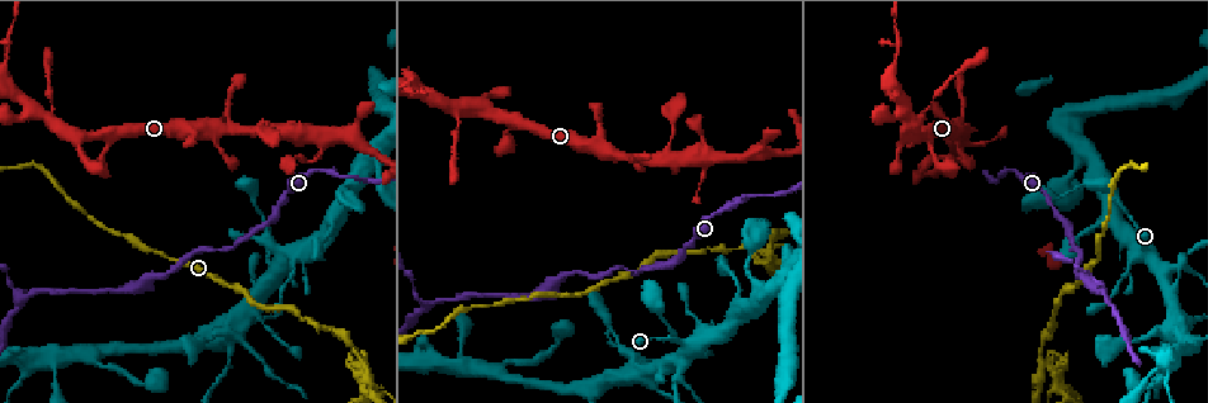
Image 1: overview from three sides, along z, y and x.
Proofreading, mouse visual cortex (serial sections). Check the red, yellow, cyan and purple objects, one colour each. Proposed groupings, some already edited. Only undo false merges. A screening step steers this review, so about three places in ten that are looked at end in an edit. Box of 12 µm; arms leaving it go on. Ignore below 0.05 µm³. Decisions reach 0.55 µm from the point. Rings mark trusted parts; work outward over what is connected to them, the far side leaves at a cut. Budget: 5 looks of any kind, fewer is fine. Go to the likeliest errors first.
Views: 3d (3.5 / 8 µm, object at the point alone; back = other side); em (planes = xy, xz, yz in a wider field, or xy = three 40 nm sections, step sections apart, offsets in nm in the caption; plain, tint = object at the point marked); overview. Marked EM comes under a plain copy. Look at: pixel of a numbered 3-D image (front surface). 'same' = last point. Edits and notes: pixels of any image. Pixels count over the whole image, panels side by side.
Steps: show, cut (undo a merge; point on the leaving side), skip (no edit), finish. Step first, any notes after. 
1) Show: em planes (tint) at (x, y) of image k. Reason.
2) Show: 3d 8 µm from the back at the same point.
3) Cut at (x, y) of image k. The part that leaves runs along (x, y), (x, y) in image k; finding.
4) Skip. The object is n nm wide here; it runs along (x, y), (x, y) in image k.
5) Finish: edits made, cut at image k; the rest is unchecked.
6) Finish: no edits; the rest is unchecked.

Show: 3d 3.5 µm from the back at (675, 384) of image 1. Three-way junction.

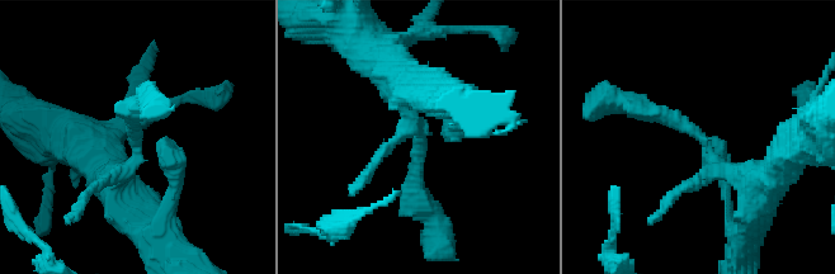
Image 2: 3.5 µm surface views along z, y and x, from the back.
Show: em xy step 3 (tint) at (422, 139) of image 2. 3 arms meet here; the arms are 150, 200, 350 nm wide; shape alone is not enough.

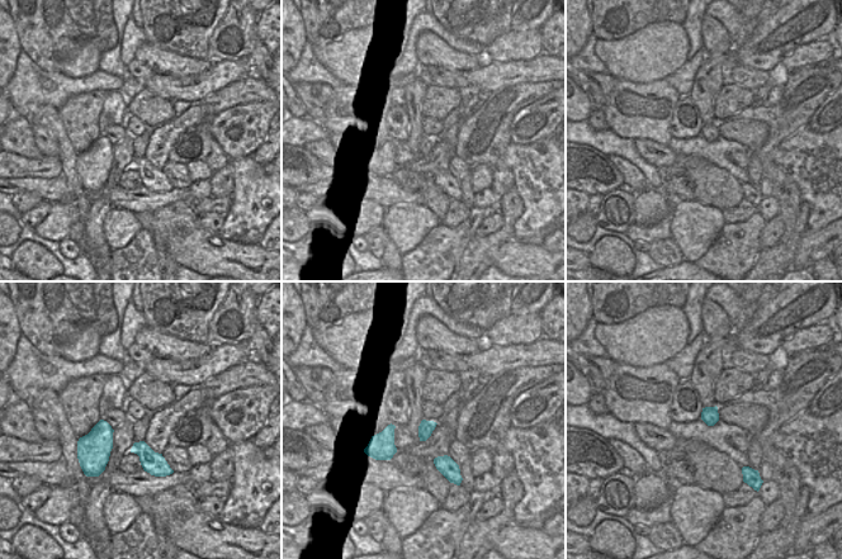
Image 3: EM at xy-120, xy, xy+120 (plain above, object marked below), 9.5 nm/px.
Skip. It runs along (764, 187), (654, 105) in image 2; all the same cell.

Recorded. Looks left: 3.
Show: 3d 3.5 µm at (53, 125) of image 1. Thin neck.

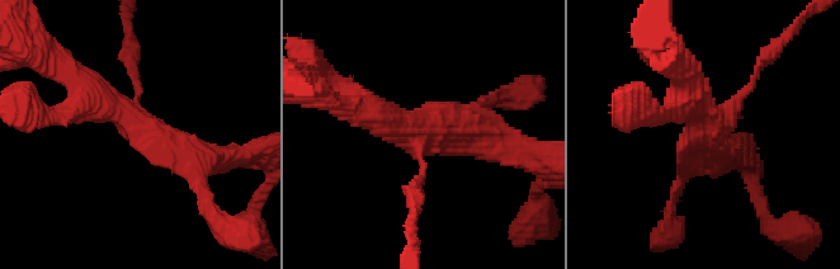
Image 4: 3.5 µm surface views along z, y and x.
Show: em xy step 2 (tint) at (428, 127) of image 4.

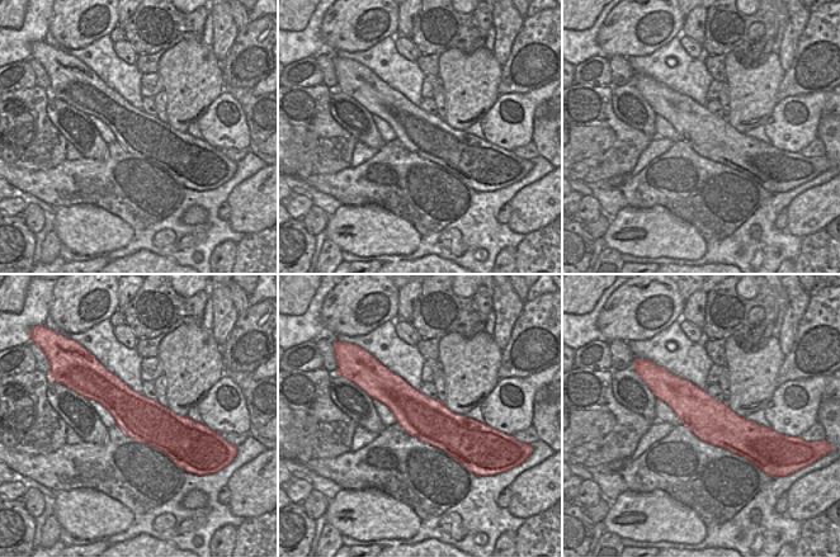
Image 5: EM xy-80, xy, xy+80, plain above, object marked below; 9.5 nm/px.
Skip. The object is 420 nm wide here; it runs along (212, 159), (146, 132), (76, 78) in image 4; continuous, no second cell.

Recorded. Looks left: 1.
Finish: no edits; the rest is unchecked.

